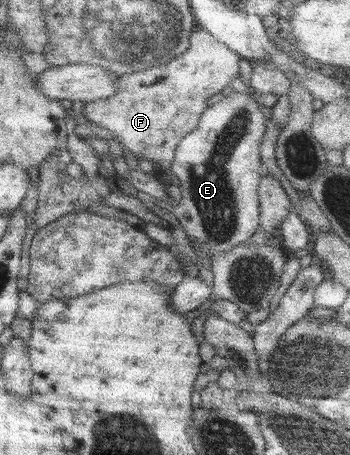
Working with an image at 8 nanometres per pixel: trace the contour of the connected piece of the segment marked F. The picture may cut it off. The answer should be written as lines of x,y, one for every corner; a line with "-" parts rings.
194,28
188,37
186,51
172,58
164,66
160,65
160,68
150,70
148,76
152,76
152,72
154,72
154,78
156,78
152,84
142,84
144,76
146,76
144,72
126,73
126,76
118,75
114,80
115,91
103,99
85,102
81,113
88,123
108,130
112,134
113,140
116,140
119,146
130,154
130,157
137,160
143,158
148,160
149,164
159,166
170,179
170,185
179,187
177,178
170,170
176,145
187,132
196,127
200,115
207,108
207,98
224,91
227,87
229,88
230,81
239,77
238,60
238,55
224,47
224,44
212,39
212,36
207,32

